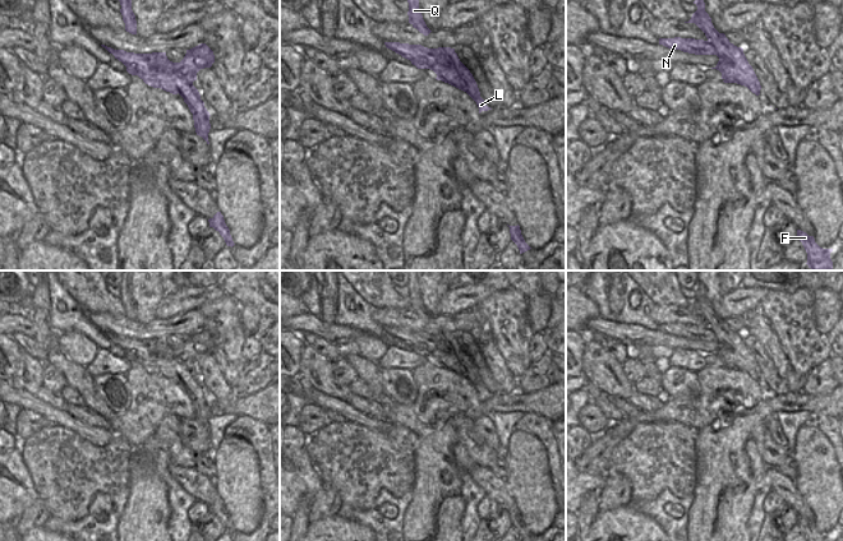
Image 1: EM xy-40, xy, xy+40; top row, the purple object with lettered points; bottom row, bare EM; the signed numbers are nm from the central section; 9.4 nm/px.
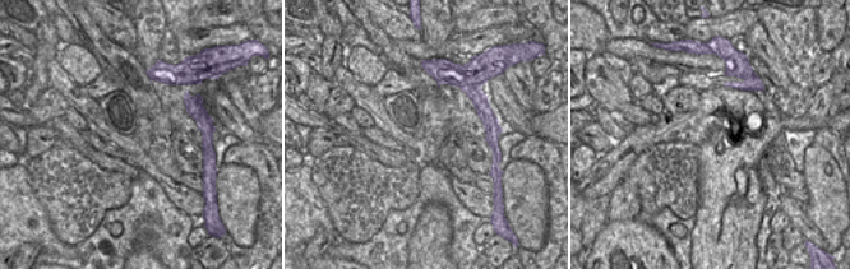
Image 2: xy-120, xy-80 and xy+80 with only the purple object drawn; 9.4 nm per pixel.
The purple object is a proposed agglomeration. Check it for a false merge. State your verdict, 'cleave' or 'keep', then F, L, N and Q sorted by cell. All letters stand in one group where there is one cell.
cleave; groups F L Q / N

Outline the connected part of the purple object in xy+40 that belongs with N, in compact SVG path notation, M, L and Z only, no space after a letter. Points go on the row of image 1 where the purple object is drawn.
M659 38L659 45L663 45L668 48L681 50L683 52L695 54L695 55L717 55L719 52L711 46L709 41L695 40L695 38Z

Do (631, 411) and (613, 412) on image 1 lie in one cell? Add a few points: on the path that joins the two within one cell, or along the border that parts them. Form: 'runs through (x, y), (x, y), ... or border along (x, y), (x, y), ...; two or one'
border along (608, 396), (608, 400), (627, 416); two

